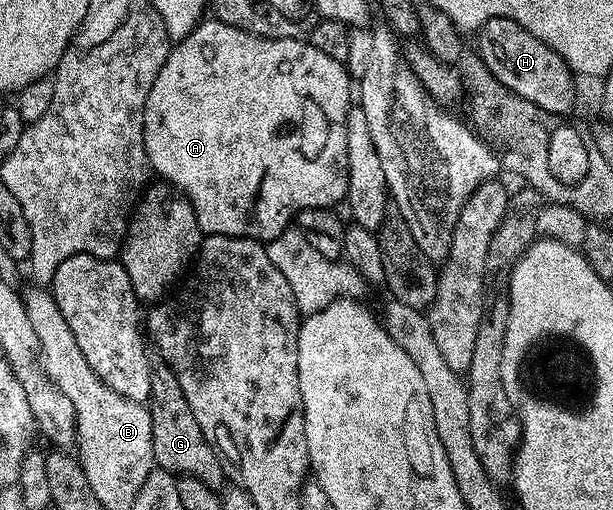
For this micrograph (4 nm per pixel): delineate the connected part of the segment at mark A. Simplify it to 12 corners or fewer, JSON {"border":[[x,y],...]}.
{"border":[[202,20],[143,112],[202,235],[349,193],[346,67]]}

